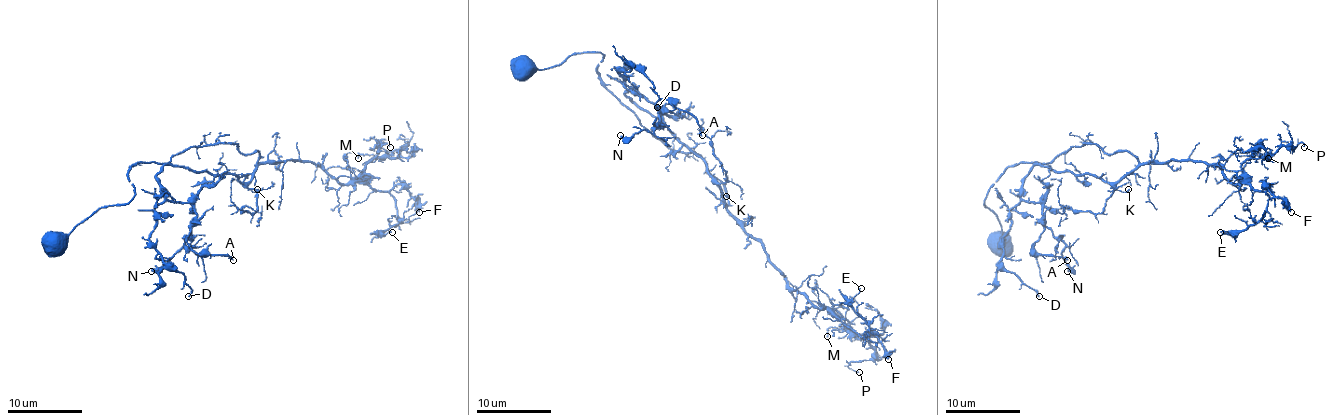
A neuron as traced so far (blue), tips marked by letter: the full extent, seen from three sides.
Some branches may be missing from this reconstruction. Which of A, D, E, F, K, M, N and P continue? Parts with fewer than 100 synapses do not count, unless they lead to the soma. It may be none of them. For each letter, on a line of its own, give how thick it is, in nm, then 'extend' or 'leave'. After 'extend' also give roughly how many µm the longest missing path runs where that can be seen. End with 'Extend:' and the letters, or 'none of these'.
A: 200 nm thick; leave
D: 150 nm thick; leave
E: 130 nm thick; leave
F: 280 nm thick; leave
K: 130 nm thick; leave
M: 110 nm thick; leave
N: 280 nm thick; leave
P: 110 nm thick; leave
Extend: none of these

